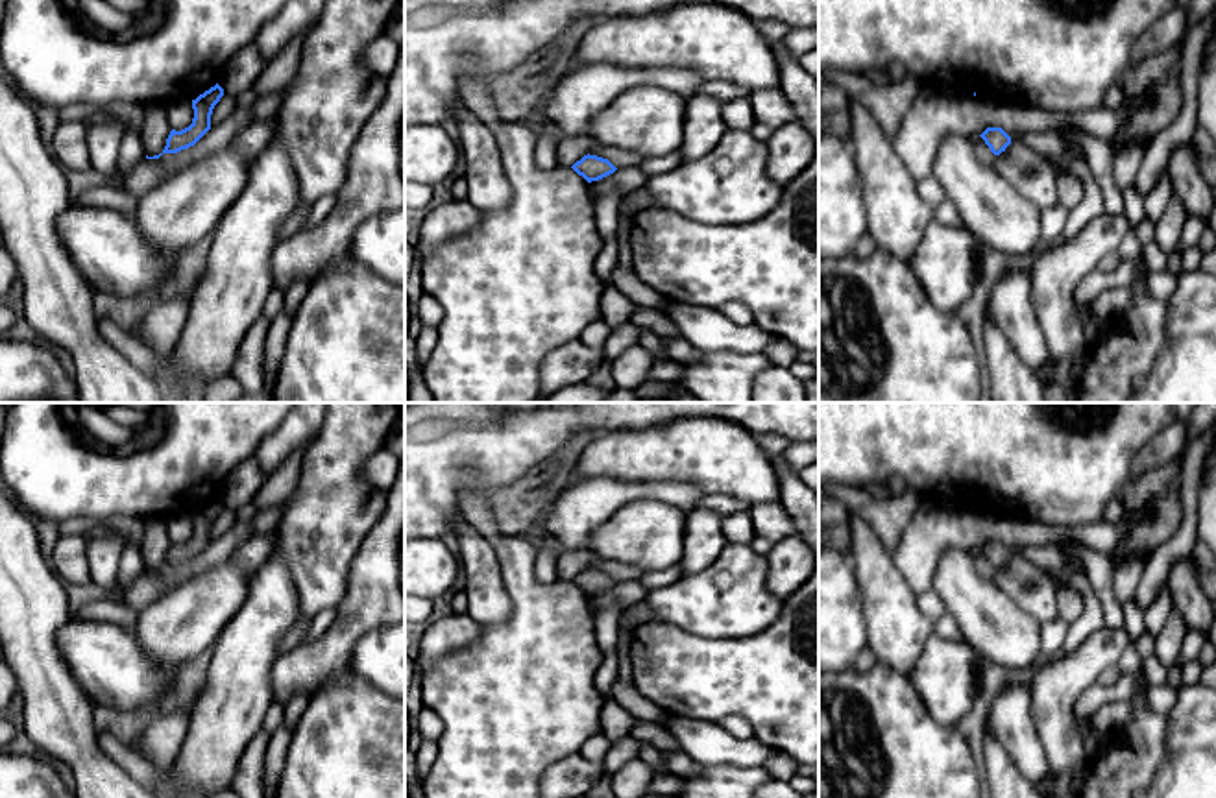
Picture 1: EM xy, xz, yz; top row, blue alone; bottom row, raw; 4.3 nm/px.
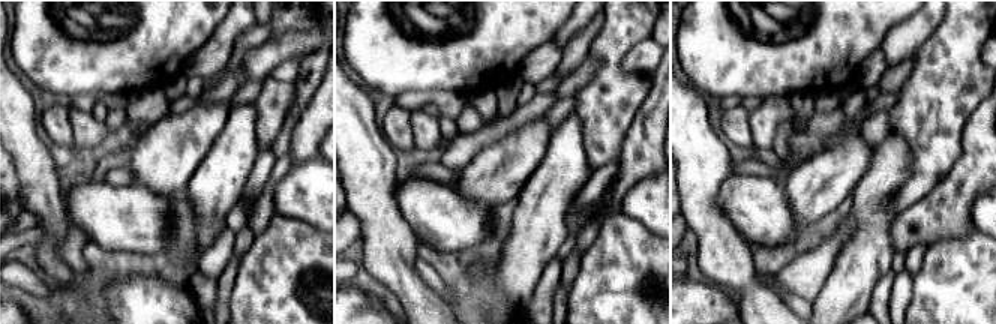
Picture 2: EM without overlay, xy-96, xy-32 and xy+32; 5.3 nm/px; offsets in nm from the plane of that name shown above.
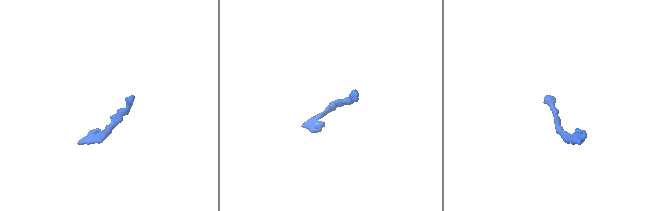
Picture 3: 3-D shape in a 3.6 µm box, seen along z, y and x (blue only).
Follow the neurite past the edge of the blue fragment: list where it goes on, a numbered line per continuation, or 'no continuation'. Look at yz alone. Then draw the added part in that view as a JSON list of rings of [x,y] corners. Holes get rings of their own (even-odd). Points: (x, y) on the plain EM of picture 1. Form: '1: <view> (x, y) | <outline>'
no continuation

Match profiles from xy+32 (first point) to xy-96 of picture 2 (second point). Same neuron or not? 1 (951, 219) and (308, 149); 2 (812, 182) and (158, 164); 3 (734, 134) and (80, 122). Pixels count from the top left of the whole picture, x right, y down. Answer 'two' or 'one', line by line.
1: one
2: one
3: two

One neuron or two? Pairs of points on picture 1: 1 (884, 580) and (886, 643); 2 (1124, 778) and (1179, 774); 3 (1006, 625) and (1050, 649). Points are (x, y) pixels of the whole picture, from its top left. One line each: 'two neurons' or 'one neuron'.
1: one neuron
2: two neurons
3: two neurons

